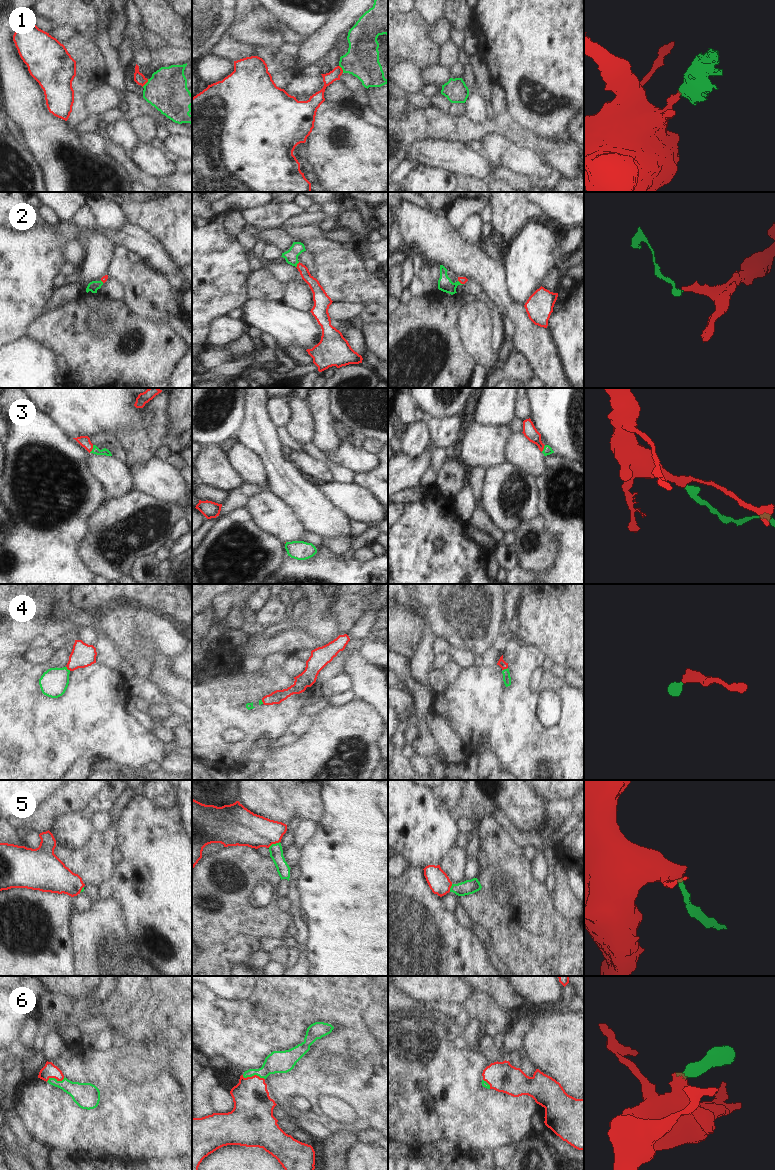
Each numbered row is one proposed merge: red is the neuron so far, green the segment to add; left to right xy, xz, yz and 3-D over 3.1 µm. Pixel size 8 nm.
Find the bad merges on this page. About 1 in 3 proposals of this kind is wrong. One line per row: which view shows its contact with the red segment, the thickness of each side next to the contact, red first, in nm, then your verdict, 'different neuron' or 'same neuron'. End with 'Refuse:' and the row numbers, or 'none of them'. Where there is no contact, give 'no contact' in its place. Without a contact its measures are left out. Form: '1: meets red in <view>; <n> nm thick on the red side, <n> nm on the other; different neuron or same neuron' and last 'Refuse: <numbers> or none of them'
1: meets red in xy; 90 nm thick on the red side, 320 nm on the other; different neuron
2: meets red in xz; 90 nm thick on the red side, 110 nm on the other; same neuron
3: meets red in xy; 90 nm thick on the red side, 60 nm on the other; same neuron
4: meets red in xy; 190 nm thick on the red side, 220 nm on the other; same neuron
5: meets red in xz; 280 nm thick on the red side, 110 nm on the other; same neuron
6: meets red in xz; 320 nm thick on the red side, 180 nm on the other; same neuron
Refuse: 1

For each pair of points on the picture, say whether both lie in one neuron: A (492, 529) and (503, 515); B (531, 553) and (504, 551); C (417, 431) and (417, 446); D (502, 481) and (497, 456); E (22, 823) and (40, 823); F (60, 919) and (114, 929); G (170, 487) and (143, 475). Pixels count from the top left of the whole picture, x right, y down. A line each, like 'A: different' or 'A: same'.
A: different
B: different
C: same
D: different
E: same
F: different
G: same

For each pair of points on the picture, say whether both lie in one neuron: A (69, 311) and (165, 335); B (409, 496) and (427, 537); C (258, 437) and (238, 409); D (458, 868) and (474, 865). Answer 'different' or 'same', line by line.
A: same
B: different
C: different
D: different

